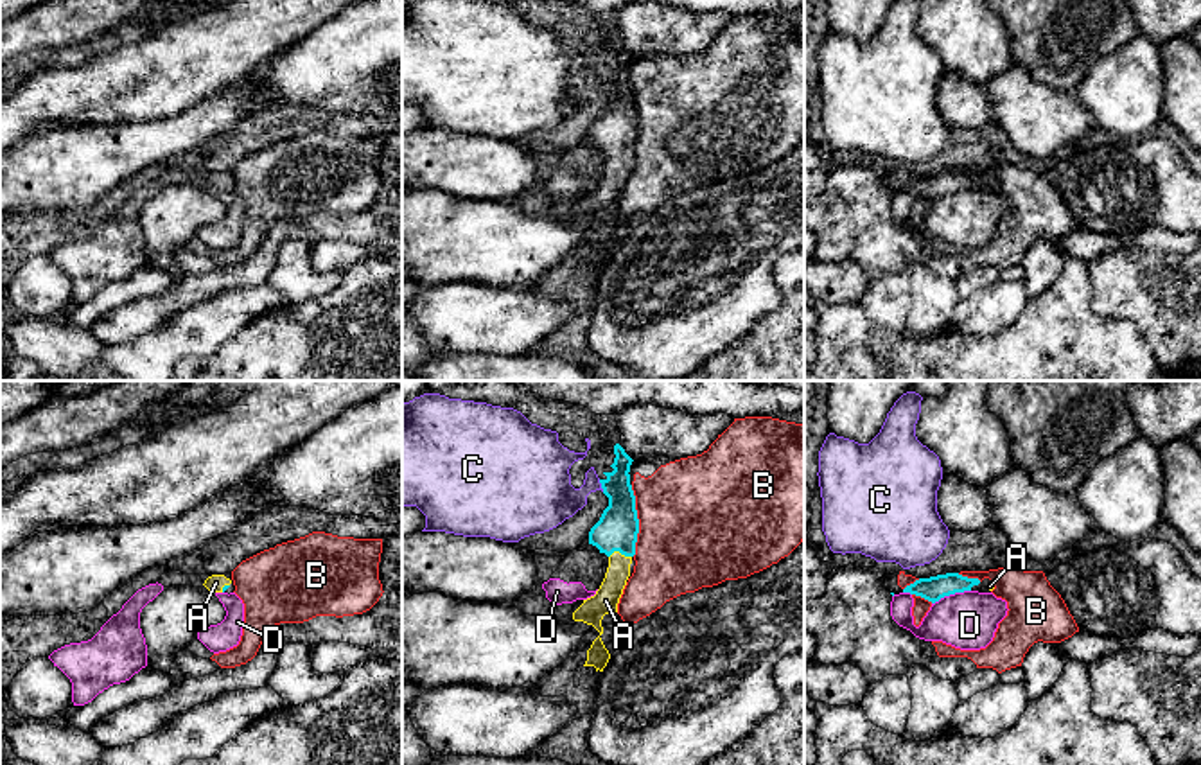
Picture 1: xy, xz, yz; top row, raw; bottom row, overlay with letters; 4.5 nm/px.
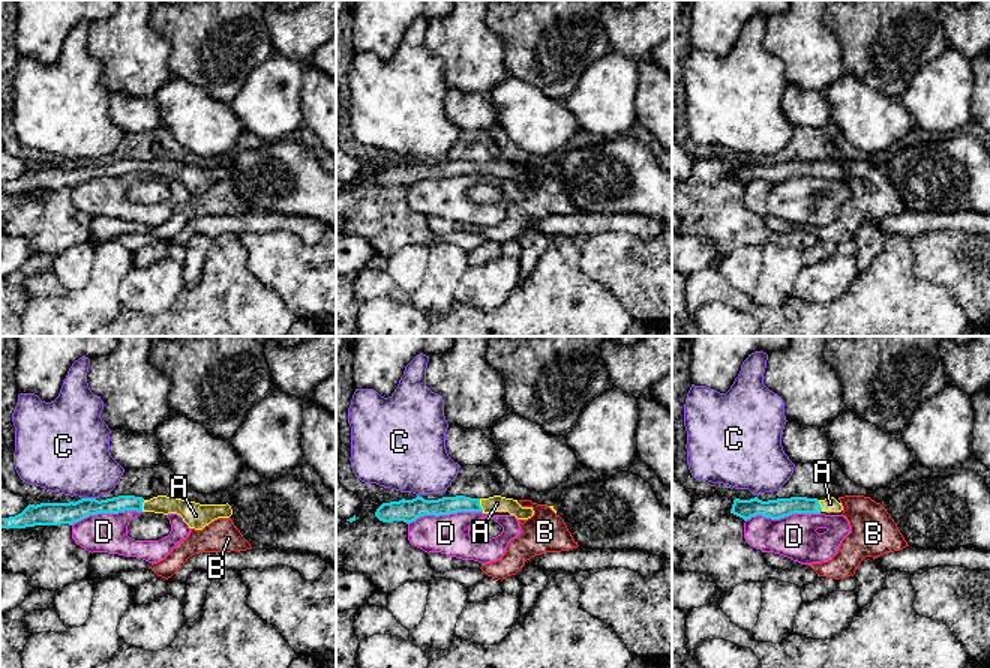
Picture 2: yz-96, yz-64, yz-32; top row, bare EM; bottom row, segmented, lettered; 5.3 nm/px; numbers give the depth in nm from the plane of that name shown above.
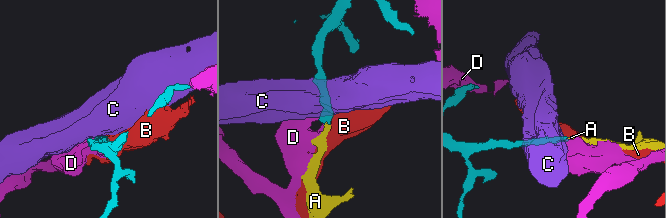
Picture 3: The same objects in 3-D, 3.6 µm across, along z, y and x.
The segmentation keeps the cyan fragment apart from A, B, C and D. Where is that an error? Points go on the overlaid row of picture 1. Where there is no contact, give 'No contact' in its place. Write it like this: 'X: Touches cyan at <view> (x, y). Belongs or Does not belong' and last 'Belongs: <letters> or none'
A: Touches cyan at xz (620, 552). Belongs
B: Touches cyan at xz (638, 521). Does not belong
C: Touches cyan at xz (602, 485). Does not belong
D: Touches cyan at yz (950, 593). Does not belong
Belongs: A

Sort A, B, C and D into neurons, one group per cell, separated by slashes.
A / B / C / D

